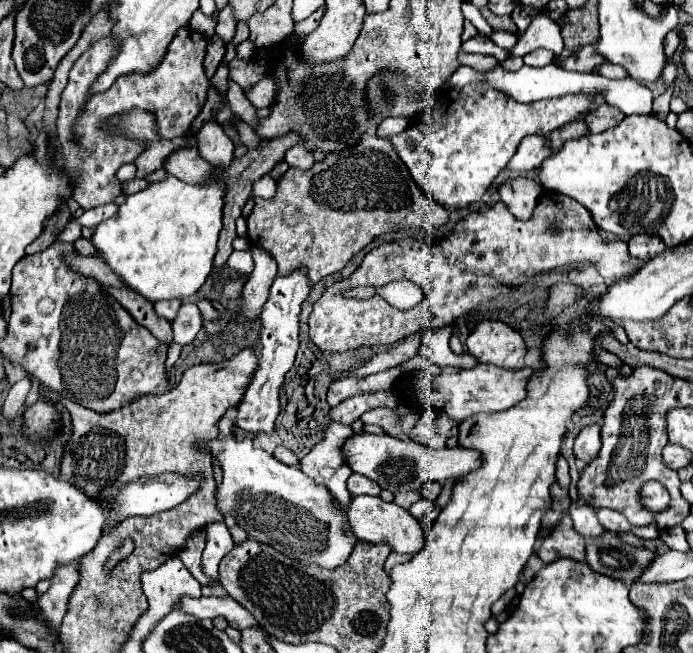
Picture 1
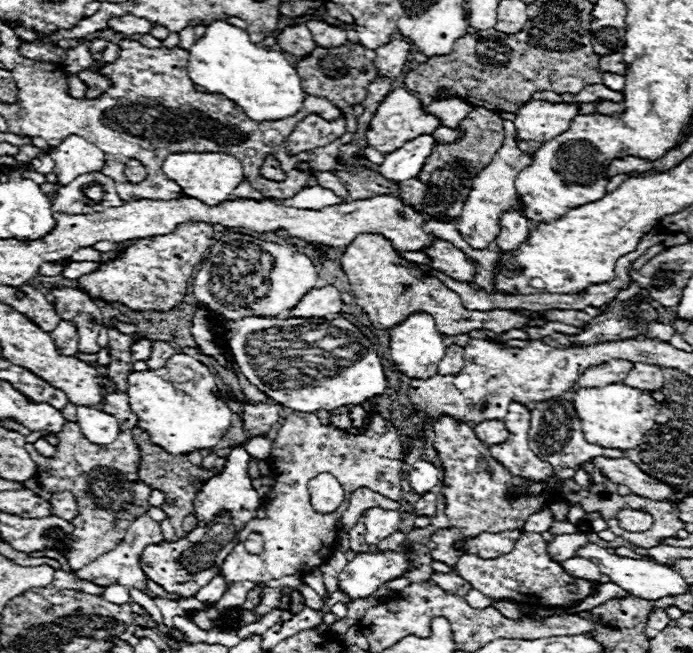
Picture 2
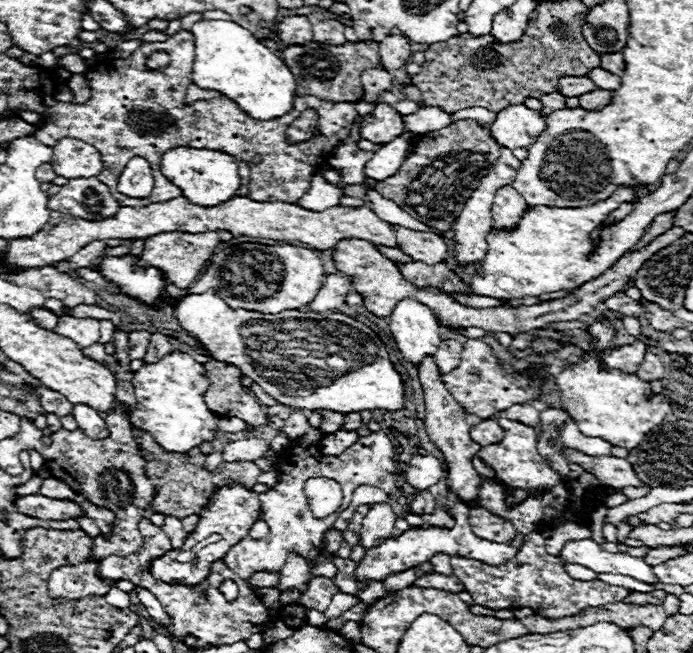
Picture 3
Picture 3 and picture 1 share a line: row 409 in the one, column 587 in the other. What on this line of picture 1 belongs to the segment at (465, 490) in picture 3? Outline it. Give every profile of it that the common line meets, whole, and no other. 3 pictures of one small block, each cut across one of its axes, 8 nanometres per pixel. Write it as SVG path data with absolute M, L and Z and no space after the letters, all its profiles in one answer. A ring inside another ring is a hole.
M590 424L586 428L582 428L582 432L576 436L574 442L574 456L588 462L592 460L598 450L600 450L600 426L598 424Z

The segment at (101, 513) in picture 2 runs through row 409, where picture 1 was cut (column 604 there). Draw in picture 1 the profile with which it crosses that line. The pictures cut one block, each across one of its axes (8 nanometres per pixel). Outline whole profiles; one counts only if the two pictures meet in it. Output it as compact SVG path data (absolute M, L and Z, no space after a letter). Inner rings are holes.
M598 106L596 110L586 114L586 122L588 122L588 128L592 134L604 132L622 120L624 120L622 112L618 112L616 108L610 108L610 106Z

